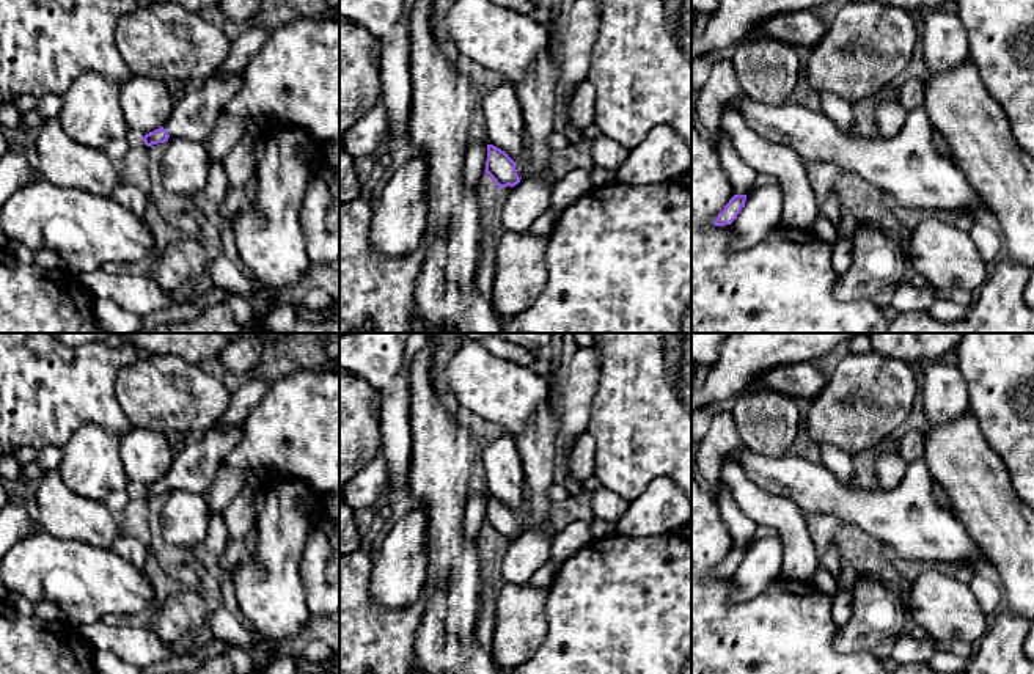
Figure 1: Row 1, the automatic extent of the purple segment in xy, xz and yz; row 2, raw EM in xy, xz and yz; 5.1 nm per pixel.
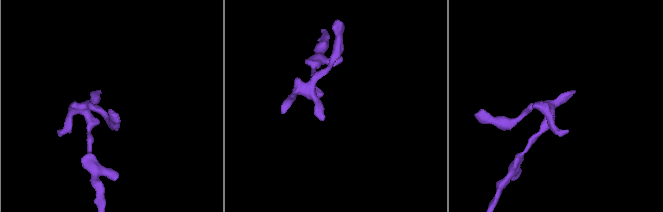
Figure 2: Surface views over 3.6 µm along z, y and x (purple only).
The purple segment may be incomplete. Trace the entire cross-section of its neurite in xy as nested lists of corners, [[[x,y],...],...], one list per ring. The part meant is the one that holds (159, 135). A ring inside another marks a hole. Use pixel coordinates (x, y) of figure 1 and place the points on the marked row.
[[[218,71],[203,85],[187,86],[163,127],[141,140],[146,146],[168,141],[170,137],[204,143],[225,105],[242,85],[244,72],[222,75]]]

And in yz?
[[[734,195],[724,206],[724,209],[718,214],[713,225],[715,226],[731,225],[740,214],[742,207],[745,206],[745,201],[746,195]]]

